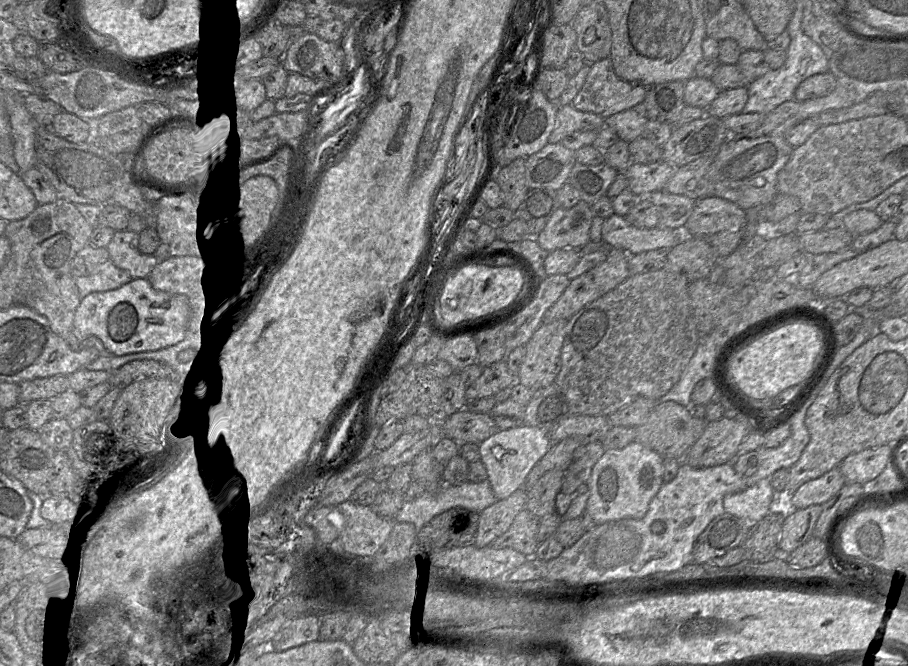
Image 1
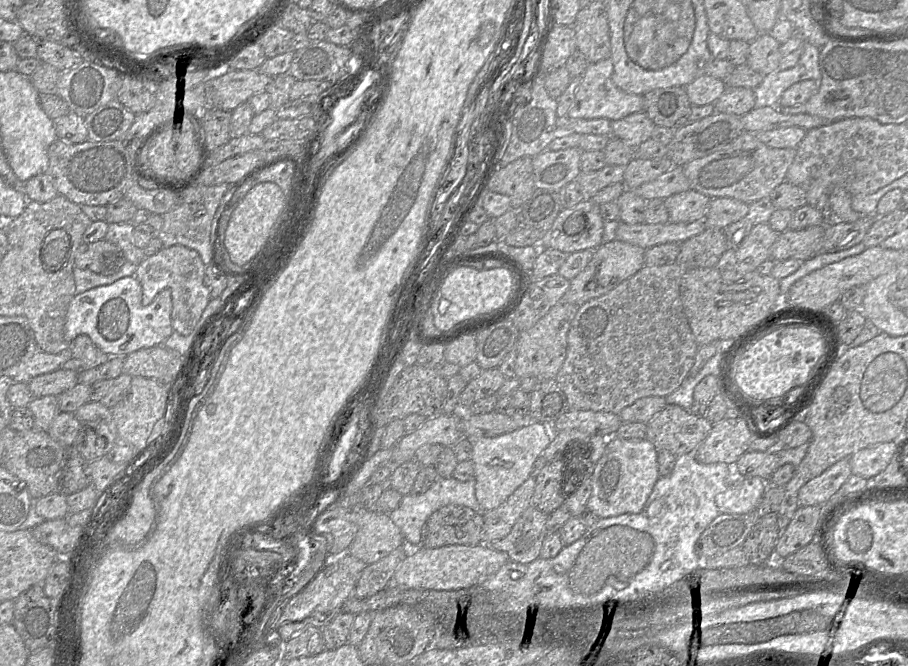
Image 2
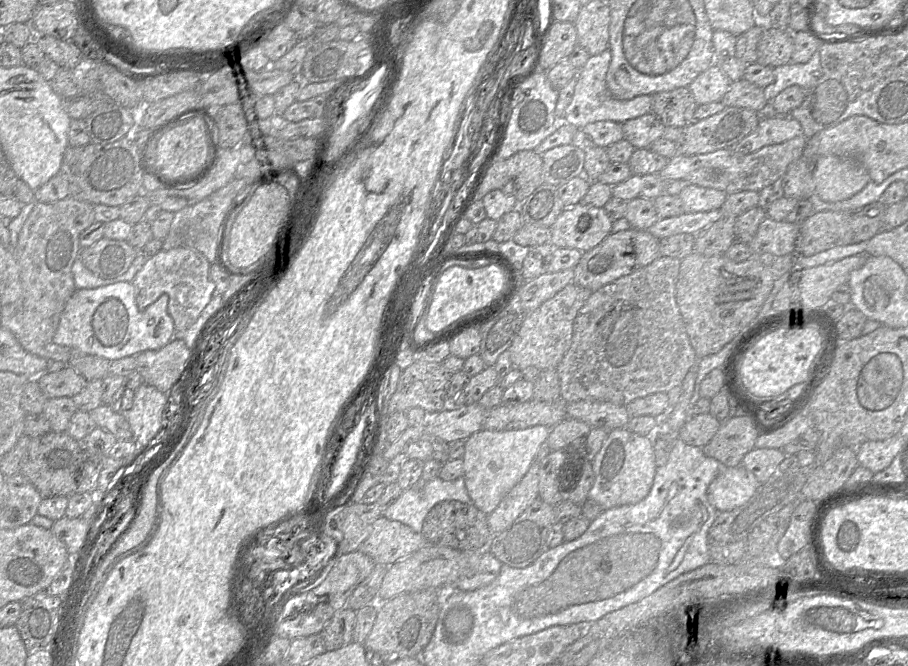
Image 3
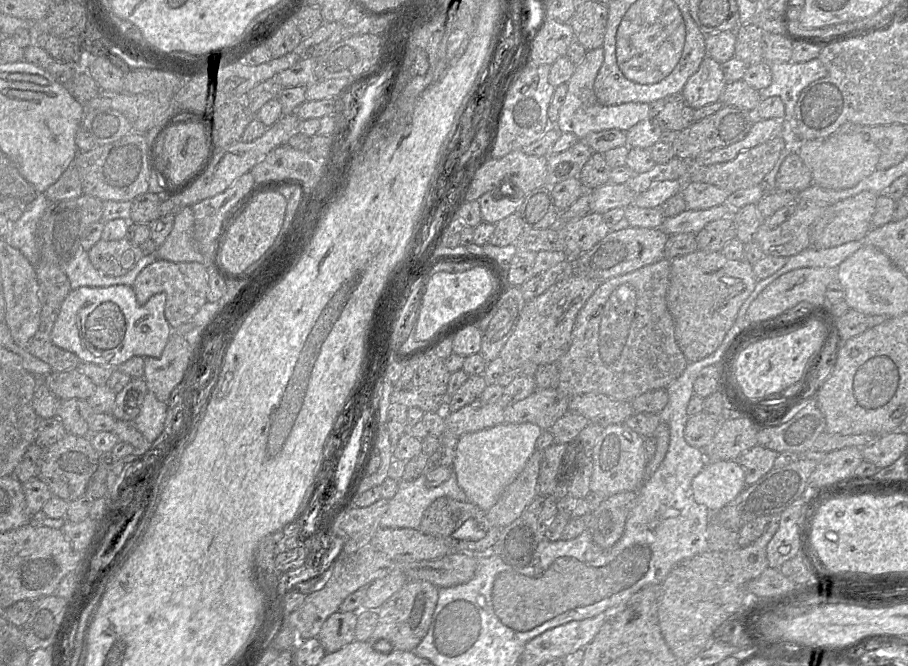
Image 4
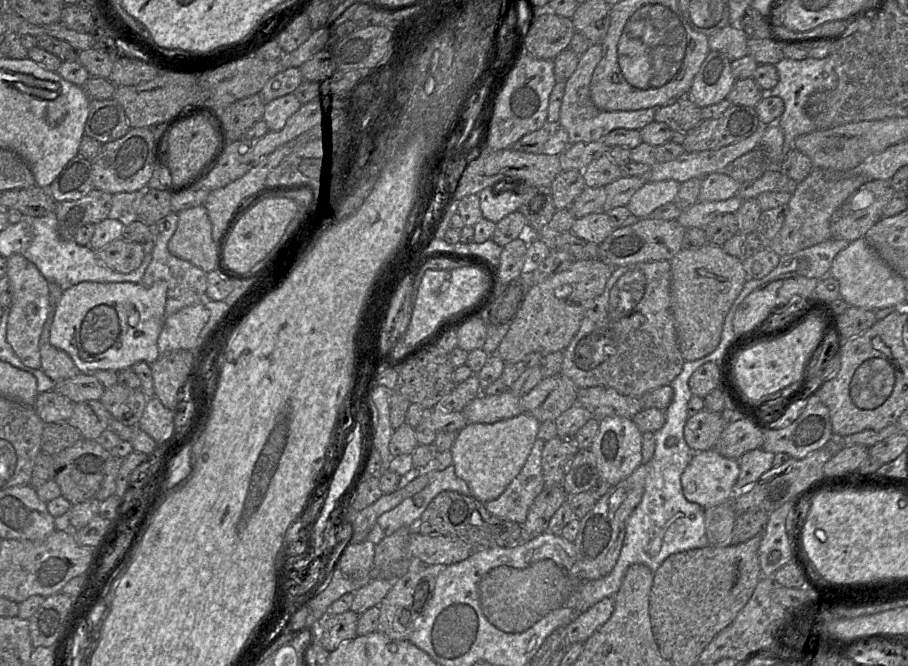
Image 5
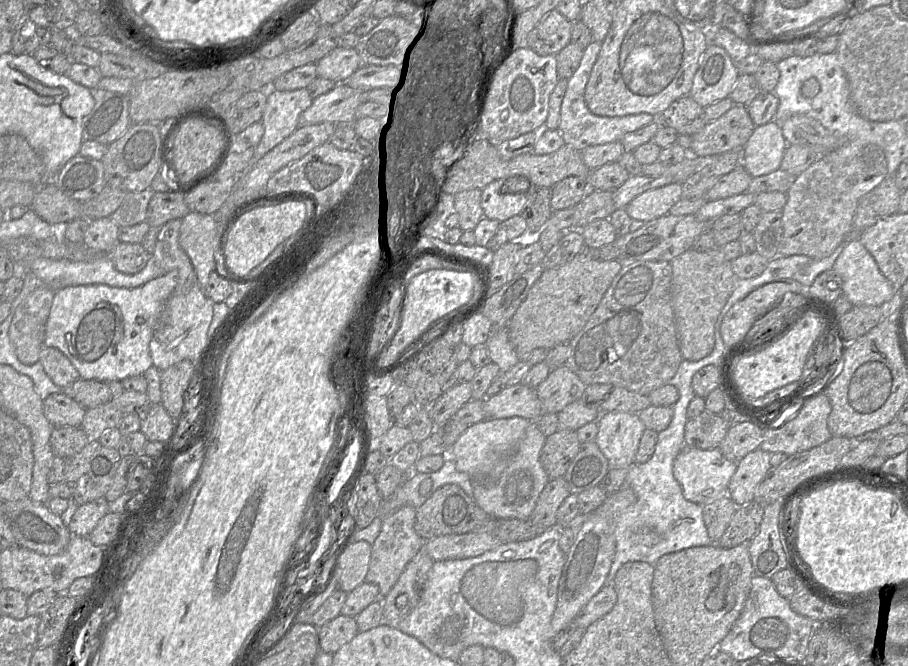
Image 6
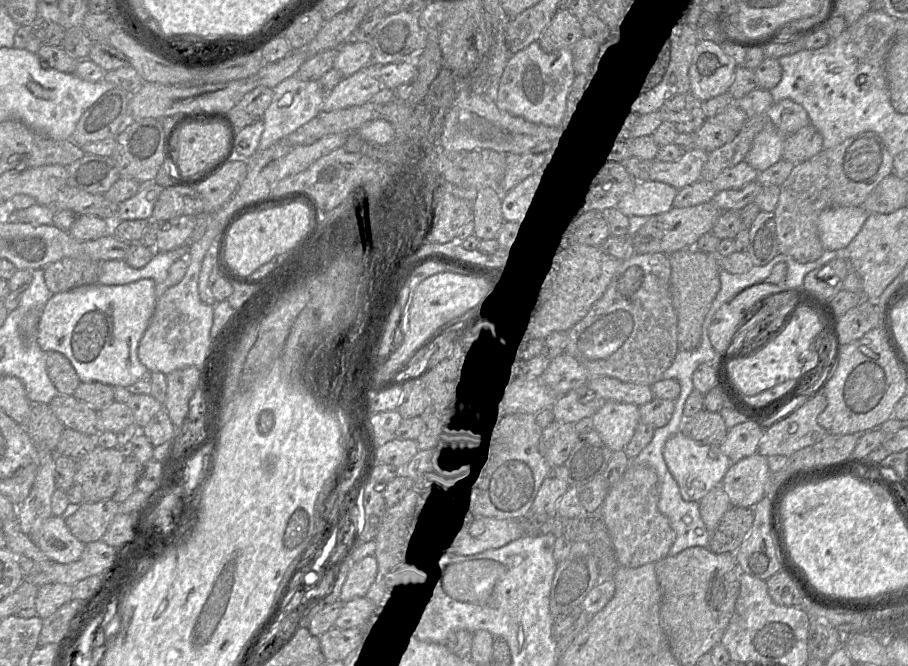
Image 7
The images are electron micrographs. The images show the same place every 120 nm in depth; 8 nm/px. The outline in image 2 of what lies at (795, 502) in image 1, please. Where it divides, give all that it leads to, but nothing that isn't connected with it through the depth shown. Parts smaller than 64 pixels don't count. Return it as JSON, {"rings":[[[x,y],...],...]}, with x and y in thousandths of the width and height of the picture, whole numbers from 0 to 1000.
{"rings":[[[935,688],[924,691],[905,712],[883,730],[879,740],[879,758],[907,758],[937,713]]]}

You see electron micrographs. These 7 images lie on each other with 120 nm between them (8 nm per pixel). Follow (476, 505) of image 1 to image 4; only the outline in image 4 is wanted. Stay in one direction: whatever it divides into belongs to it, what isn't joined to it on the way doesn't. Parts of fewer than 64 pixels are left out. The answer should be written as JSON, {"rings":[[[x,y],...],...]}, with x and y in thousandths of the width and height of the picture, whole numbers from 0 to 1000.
{"rings":[[[499,707],[491,722],[479,731],[469,728],[468,712],[456,721],[442,721],[435,743],[428,749],[427,764],[420,776],[417,791],[459,794],[468,764],[486,745],[515,752]]]}

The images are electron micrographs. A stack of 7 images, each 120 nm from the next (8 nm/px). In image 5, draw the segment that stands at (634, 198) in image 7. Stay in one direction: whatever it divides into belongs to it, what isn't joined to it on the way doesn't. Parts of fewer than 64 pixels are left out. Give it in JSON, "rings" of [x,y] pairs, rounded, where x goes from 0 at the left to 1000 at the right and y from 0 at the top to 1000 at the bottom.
{"rings":[[[741,270],[713,272],[695,296],[691,312],[704,329],[714,326],[724,312],[741,305],[749,276]]]}

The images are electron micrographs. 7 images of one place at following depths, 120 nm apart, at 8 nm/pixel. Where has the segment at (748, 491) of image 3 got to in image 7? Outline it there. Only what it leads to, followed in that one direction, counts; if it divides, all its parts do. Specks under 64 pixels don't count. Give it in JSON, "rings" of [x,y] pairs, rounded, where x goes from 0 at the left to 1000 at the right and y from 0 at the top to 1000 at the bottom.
{"rings":[[[751,649],[733,664],[730,683],[754,752],[771,752],[785,733],[794,728],[797,715],[807,697],[793,671],[770,667]]]}

